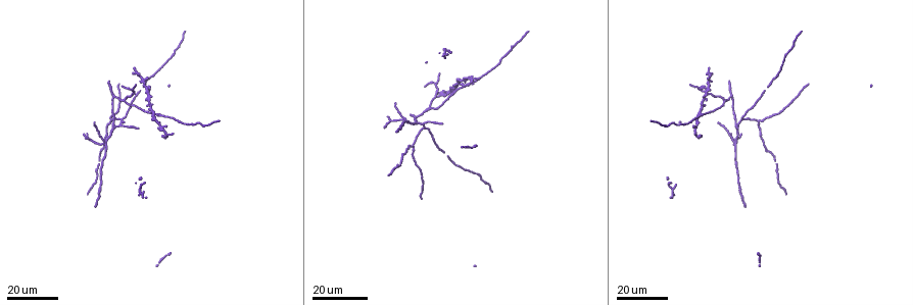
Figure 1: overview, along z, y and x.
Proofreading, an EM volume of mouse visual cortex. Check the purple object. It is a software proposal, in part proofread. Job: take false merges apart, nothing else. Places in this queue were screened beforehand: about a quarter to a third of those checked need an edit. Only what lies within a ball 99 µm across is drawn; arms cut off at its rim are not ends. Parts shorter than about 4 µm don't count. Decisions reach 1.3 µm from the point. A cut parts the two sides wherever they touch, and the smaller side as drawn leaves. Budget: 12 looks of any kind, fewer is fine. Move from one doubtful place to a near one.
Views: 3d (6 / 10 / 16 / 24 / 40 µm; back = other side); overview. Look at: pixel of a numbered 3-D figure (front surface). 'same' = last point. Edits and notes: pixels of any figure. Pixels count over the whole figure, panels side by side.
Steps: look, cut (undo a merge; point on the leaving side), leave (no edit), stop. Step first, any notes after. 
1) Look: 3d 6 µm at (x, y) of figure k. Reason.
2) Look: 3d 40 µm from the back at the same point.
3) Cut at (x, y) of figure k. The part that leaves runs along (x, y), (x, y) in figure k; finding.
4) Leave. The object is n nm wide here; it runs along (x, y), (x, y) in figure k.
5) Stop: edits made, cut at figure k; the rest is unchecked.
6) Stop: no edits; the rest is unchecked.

Look: 3d 24 µm at (735, 141) of figure 1. Looks like a crossing.

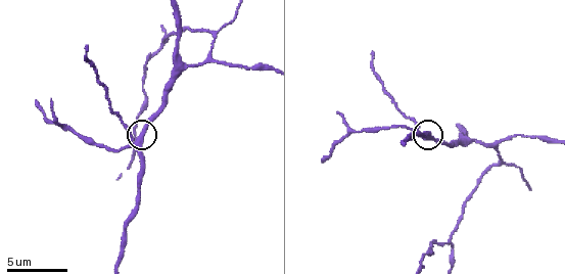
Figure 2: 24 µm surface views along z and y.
Look: 3d 10 µm at (136, 147) of figure 2.

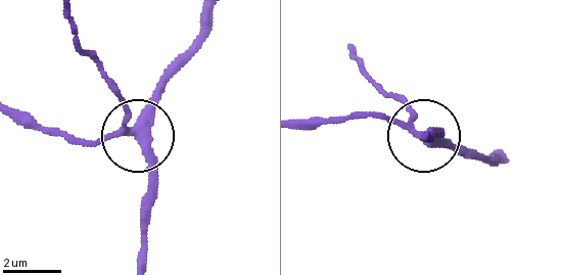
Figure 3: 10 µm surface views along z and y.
Leave. 4 arms meet here; it runs along (214, 12), (145, 130), (133, 130), (113, 88) in figure 3; all the same cell.

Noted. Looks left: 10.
Look: 3d 24 µm at (142, 82) of figure 1.

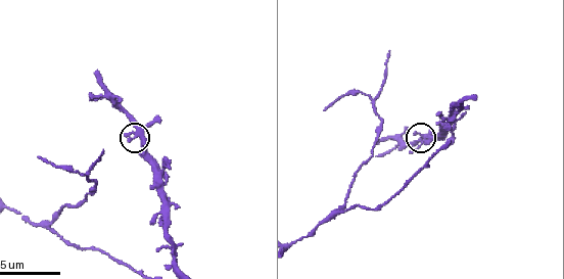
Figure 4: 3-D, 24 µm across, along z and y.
Look: 3d 10 µm at (138, 126) of figure 4.

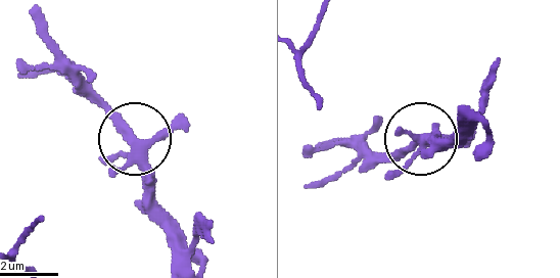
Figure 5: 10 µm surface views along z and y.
Leave. The object is 310 nm wide here; it runs along (181, 262), (156, 211), (142, 145), (88, 89) in figure 5; continuous, no second cell.

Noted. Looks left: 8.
Look: 3d 6 µm at (335, 214) of figure 4. Three-way junction.

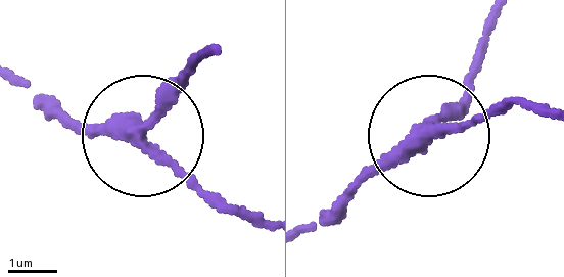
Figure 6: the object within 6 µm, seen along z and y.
Leave. The object is 270 nm wide here; it runs along (312, 225), (422, 151), (479, 58) in figure 6; one cell here.

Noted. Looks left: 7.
Look: 3d 16 µm at (418, 117) of figure 1. Three arms meet.

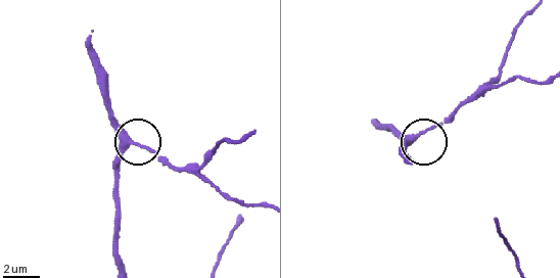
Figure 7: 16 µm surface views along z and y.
Look: 3d 10 µm at (128, 142) of figure 7.

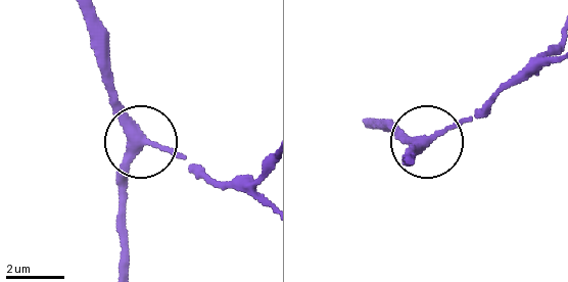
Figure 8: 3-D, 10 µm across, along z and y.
Leave. The object is 300 nm wide here; it runs along (126, 262), (126, 167), (140, 137), (106, 88) in figure 8; all the same cell.

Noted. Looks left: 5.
Look: 3d 16 µm at (471, 138) of figure 2. Three-way junction.

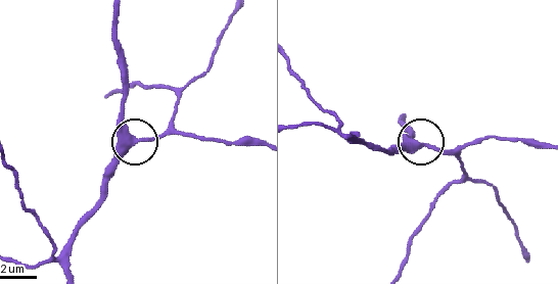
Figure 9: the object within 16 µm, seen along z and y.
Look: 3d 6 µm at (420, 145) of figure 9. Zoom in.

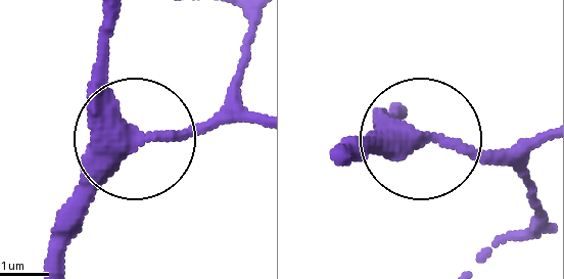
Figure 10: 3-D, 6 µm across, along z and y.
Leave. The side arm is 74 µm long; 3 arms meet here; all the same cell.

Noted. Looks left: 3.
Look: 3d 24 µm at (166, 137) of figure 1. Calibre changes.

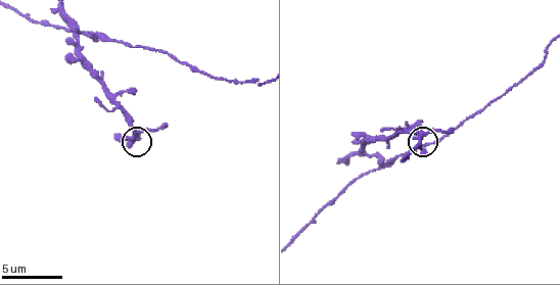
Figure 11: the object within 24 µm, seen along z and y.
Look: 3d 10 µm at (131, 142) of figure 11.

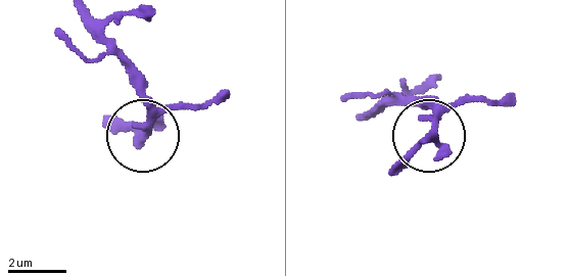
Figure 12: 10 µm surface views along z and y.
Leave. It runs along (77, 14), (126, 74), (145, 130), (175, 107), (224, 102) in figure 12; all the same cell.

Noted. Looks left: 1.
Stop: no edits; the rest is unchecked.

